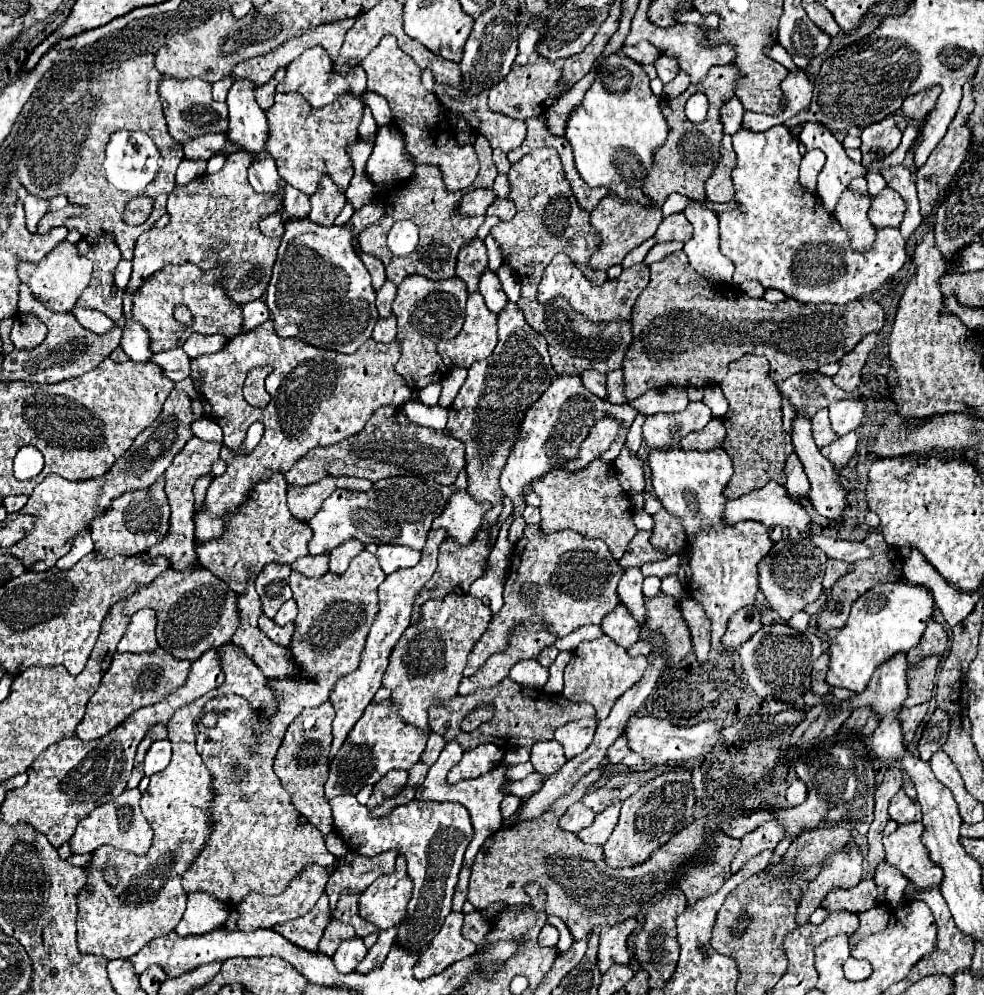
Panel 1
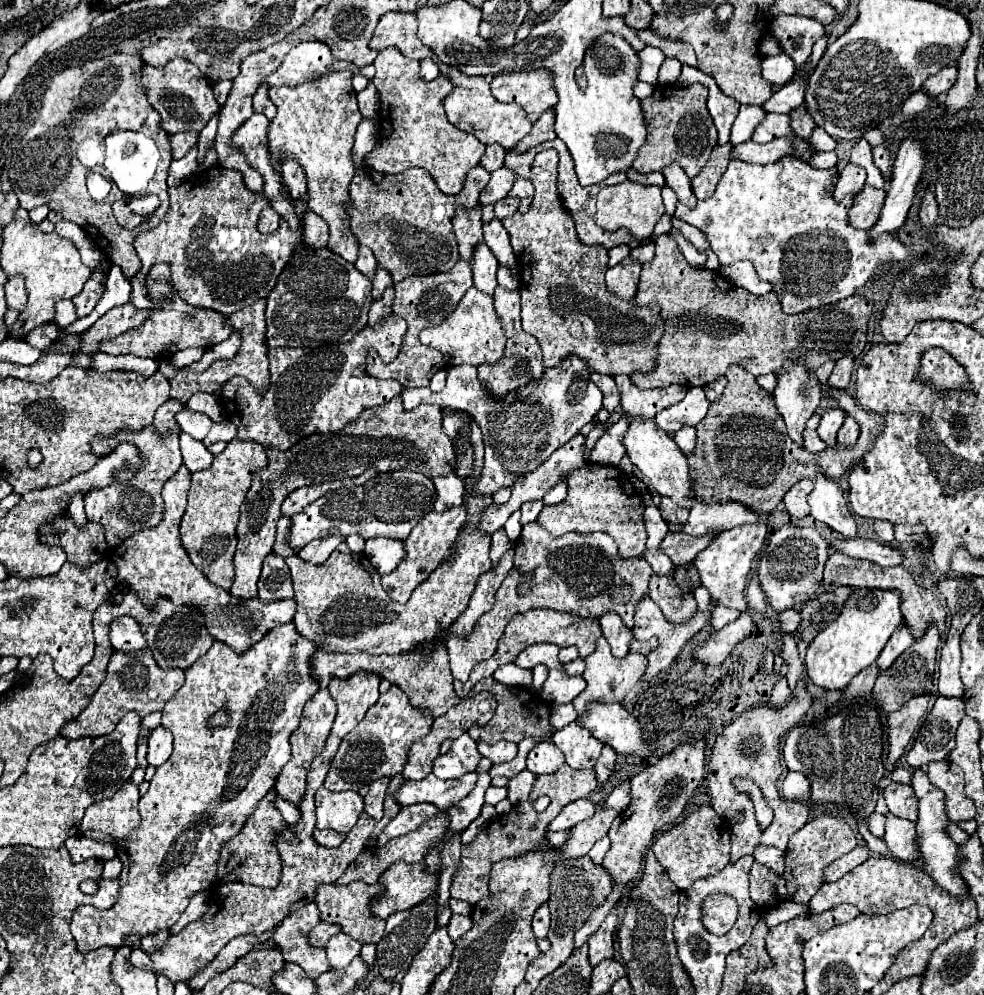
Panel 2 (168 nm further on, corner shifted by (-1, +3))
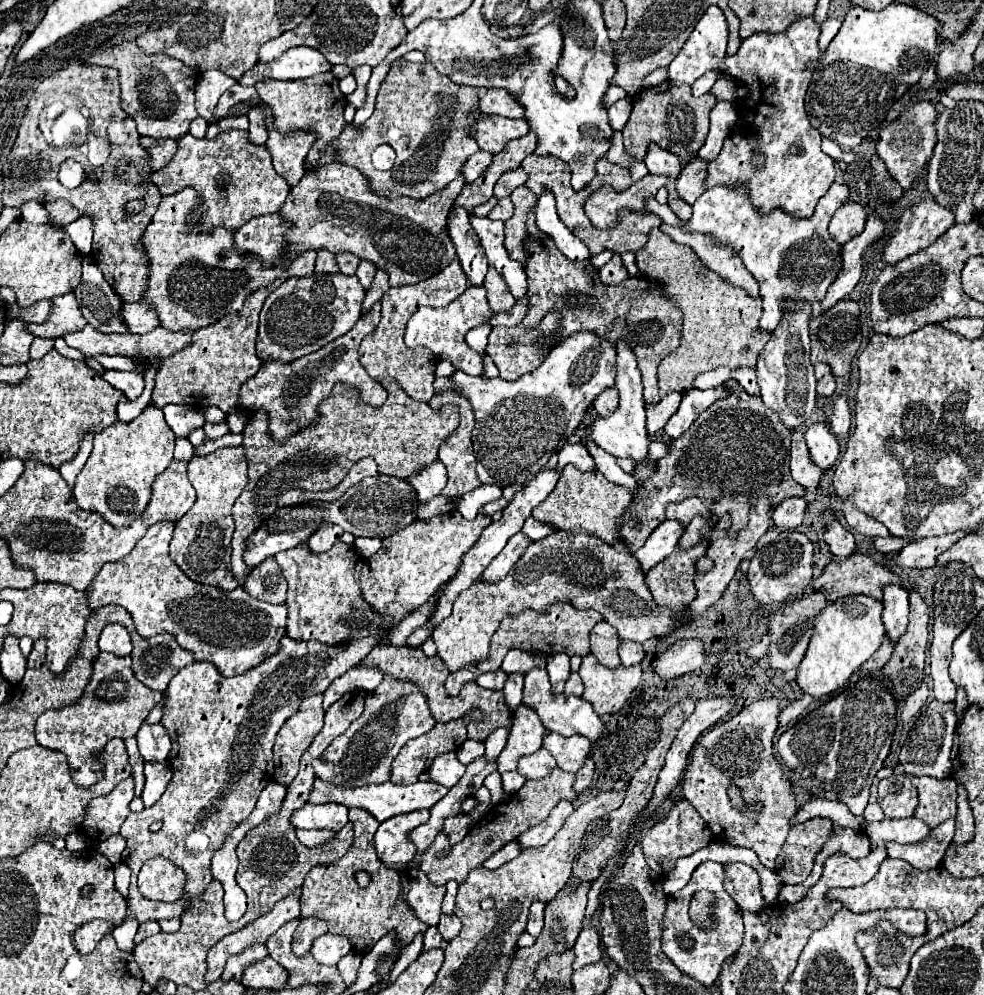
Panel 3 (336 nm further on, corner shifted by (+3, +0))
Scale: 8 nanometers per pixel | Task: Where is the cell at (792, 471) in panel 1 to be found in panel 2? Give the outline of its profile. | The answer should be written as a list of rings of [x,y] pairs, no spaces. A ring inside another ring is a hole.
[[[800,479],[786,495],[784,495],[784,503],[786,503],[786,511],[792,517],[806,517],[810,513],[808,509],[808,493],[812,491],[812,481],[810,479]]]

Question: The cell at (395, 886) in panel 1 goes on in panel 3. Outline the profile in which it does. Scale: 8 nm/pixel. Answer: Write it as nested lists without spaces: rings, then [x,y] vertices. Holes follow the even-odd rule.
[[[422,872],[402,874],[402,896],[410,904],[414,914],[428,926],[438,924],[444,894],[446,888],[434,886]]]

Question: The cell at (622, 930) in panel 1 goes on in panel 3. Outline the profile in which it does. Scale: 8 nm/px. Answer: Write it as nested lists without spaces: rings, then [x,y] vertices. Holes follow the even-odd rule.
[[[584,928],[578,934],[578,940],[574,944],[574,970],[584,968],[586,964],[598,962],[602,958],[602,948],[600,948],[600,938],[598,938],[598,930],[594,928]]]

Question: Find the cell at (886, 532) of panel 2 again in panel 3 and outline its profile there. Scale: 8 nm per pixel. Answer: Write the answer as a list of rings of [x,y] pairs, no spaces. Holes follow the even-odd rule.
[[[876,538],[874,546],[882,554],[894,554],[894,552],[900,550],[900,542],[898,540],[892,540],[892,538]]]

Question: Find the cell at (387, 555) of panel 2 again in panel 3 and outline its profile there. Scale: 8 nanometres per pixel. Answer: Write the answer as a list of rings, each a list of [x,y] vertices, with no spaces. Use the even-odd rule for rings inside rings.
[[[356,538],[354,542],[356,542],[356,550],[358,550],[364,558],[372,556],[372,552],[376,552],[376,550],[380,548],[380,538]]]

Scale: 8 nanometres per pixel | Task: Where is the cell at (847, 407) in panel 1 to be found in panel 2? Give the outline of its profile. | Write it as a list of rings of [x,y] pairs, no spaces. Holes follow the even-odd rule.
[[[828,409],[828,411],[824,411],[822,421],[818,425],[818,435],[826,441],[828,447],[834,445],[836,433],[840,431],[840,427],[844,423],[844,417],[846,417],[846,411],[842,411],[842,409]]]

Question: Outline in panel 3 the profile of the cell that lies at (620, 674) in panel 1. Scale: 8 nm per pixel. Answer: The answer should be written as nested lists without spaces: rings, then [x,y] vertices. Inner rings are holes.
[[[588,654],[582,658],[578,674],[584,682],[582,698],[594,706],[598,716],[604,716],[616,714],[626,704],[632,690],[640,684],[642,668],[640,664],[628,668],[604,668],[592,654]]]

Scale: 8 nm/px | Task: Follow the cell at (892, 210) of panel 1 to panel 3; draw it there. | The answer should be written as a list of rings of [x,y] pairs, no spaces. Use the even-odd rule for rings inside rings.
[[[862,204],[840,206],[830,220],[830,234],[838,244],[846,244],[854,236],[862,234],[866,224],[866,208]]]

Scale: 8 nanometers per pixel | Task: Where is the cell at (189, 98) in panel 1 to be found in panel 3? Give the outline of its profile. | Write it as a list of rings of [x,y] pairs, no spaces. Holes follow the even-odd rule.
[[[126,40],[108,50],[102,50],[100,54],[88,56],[84,62],[92,64],[92,66],[110,66],[110,68],[118,70],[118,74],[120,74],[120,106],[128,116],[134,118],[136,130],[140,136],[174,138],[176,140],[188,132],[188,124],[198,116],[198,112],[194,108],[194,86],[196,86],[194,76],[198,76],[198,74],[176,58],[170,58],[166,54],[150,54],[148,56],[134,40],[130,40],[130,42]]]

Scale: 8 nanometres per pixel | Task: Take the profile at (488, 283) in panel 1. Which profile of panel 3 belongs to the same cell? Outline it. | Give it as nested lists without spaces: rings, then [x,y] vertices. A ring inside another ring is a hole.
[[[454,206],[448,214],[448,234],[456,248],[456,256],[460,260],[460,266],[470,280],[470,284],[480,286],[484,280],[484,272],[488,270],[488,260],[484,256],[484,250],[480,248],[480,240],[476,232],[470,228],[466,208]]]

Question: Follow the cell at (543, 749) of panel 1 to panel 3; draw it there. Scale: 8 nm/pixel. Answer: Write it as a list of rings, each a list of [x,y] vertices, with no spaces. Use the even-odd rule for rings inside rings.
[[[544,748],[536,750],[534,754],[528,754],[528,756],[522,756],[518,760],[518,772],[526,778],[544,778],[552,768],[556,768],[556,762],[552,758],[550,752],[546,752]]]

